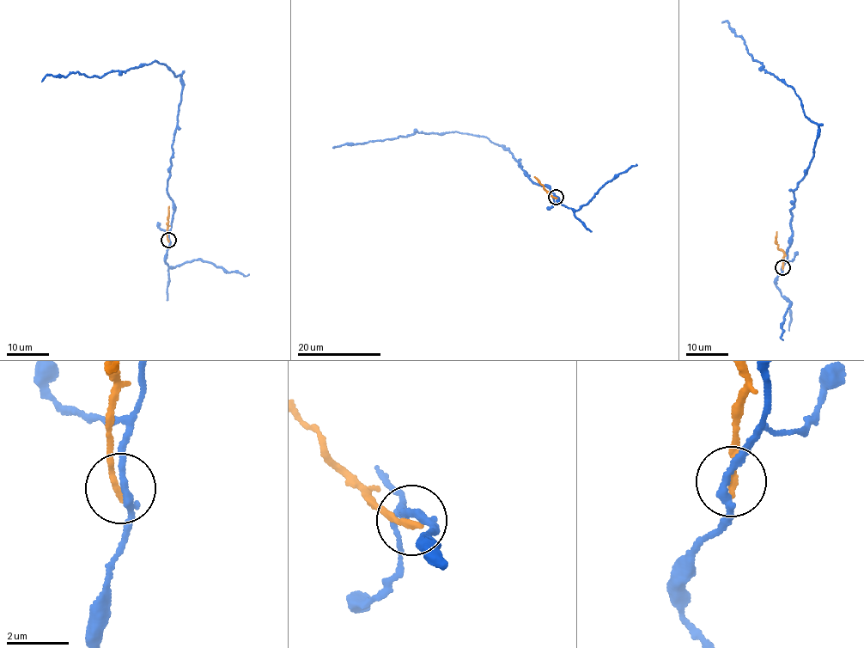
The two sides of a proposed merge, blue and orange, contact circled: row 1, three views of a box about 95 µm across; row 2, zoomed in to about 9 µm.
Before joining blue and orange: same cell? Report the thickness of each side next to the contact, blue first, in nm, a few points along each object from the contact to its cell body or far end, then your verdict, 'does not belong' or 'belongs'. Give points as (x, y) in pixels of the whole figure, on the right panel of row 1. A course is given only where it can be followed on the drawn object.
240/220 nm | blue via (781, 268), (794, 192), (812, 158), (818, 125), (791, 87), (752, 60), (721, 22) | orange via (782, 267), (784, 252), (777, 248), (776, 231) | does not belong

